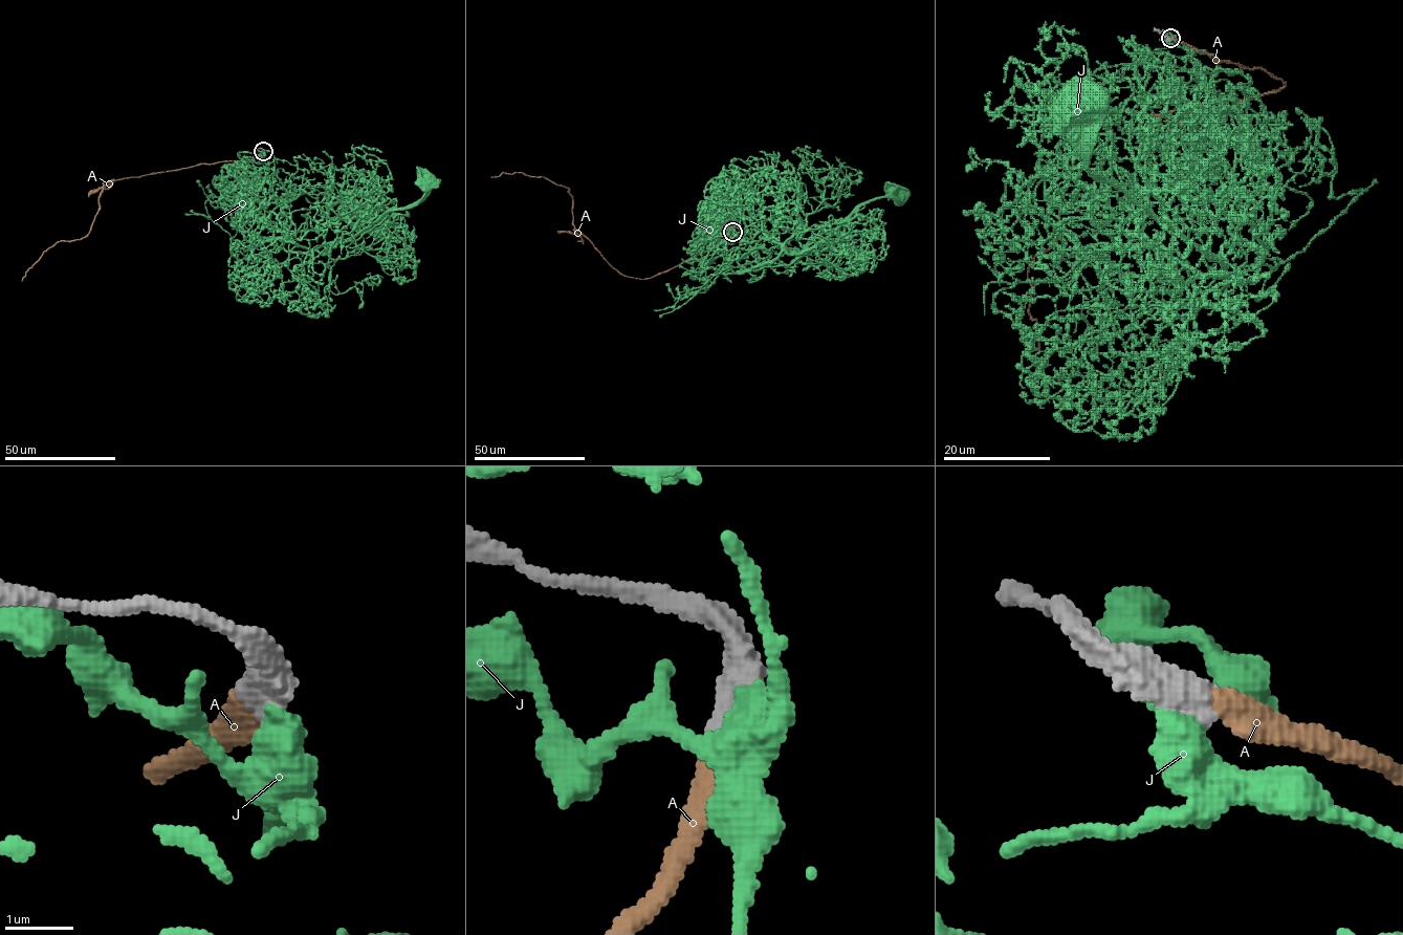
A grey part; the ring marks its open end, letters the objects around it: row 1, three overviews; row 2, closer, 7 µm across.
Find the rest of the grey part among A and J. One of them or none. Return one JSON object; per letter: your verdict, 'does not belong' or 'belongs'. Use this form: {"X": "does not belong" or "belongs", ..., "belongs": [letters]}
{"A": "belongs", "J": "does not belong", "belongs": ["A"]}

